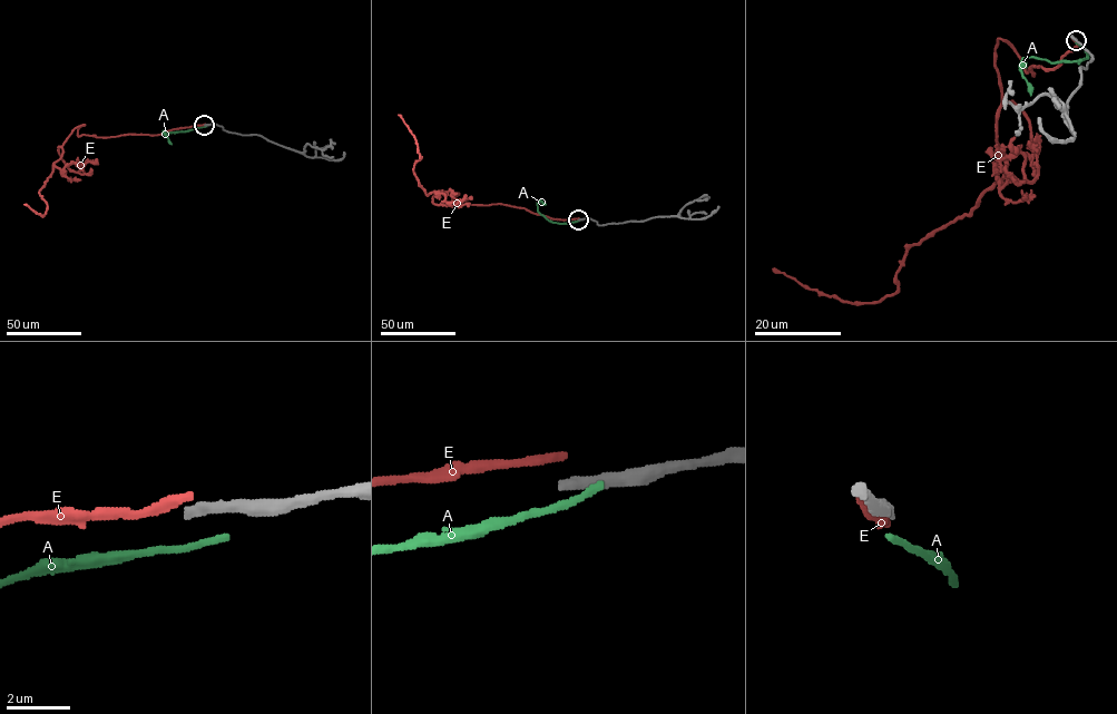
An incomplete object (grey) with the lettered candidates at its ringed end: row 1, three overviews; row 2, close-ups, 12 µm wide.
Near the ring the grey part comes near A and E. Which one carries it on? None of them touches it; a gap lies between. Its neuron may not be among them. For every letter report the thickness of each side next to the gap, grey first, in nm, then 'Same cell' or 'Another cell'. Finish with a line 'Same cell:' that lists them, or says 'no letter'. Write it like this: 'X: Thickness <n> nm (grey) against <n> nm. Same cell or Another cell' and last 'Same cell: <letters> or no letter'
A: Thickness 320 nm (grey) against 320 nm. Another cell
E: Thickness 320 nm (grey) against 360 nm. Another cell
Same cell: no letter

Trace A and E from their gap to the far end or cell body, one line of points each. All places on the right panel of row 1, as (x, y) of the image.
A: (1078, 43), (1086, 52), (1086, 58), (1051, 62), (1036, 57), (1024, 59), (1020, 70), (1031, 96)
E: (1074, 39), (1034, 75), (999, 38), (1005, 174), (908, 248), (894, 293), (846, 302), (772, 269)

